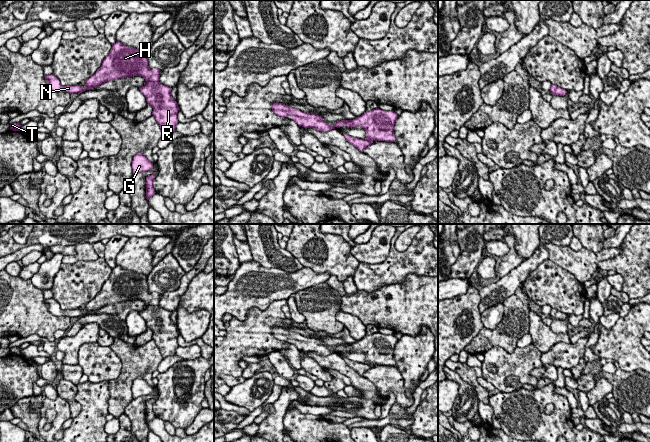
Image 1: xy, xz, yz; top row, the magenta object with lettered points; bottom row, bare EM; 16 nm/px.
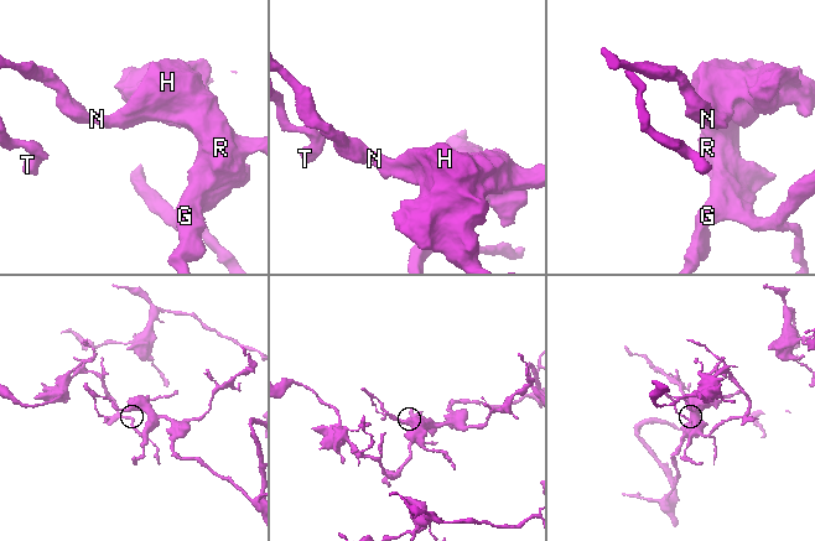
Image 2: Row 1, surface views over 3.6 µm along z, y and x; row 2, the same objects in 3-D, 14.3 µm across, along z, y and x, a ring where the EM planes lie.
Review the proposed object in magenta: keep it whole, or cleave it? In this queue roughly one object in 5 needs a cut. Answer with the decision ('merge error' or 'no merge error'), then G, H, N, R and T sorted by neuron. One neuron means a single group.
no merge error; groups G H N R T

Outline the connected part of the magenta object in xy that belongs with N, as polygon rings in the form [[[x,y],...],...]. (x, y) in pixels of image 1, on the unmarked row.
[[[117,265],[112,268],[111,275],[104,282],[101,291],[85,305],[84,312],[81,309],[62,310],[54,298],[45,299],[45,305],[55,316],[79,318],[107,305],[141,300],[146,308],[139,311],[139,314],[153,332],[152,339],[158,346],[162,358],[165,358],[176,355],[175,351],[179,346],[177,338],[180,333],[171,320],[172,312],[159,306],[159,296],[156,292],[149,292],[147,275],[128,271]]]

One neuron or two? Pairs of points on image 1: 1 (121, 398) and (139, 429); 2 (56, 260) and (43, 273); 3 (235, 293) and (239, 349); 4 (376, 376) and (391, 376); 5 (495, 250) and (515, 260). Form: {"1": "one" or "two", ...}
{"1": "two", "2": "one", "3": "two", "4": "one", "5": "two"}

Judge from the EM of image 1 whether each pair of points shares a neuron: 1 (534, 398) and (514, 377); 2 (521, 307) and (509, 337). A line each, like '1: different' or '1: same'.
1: different
2: same

